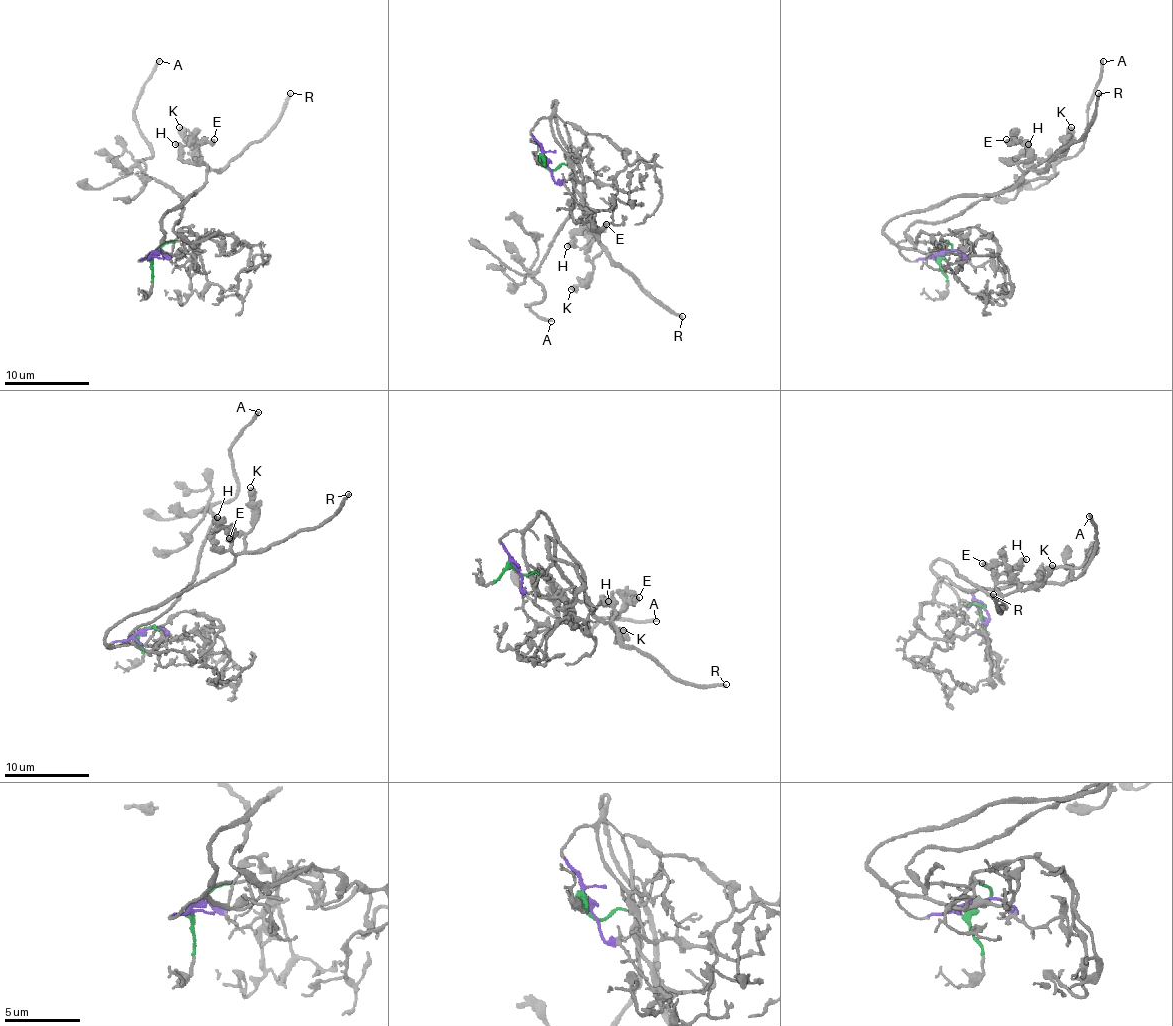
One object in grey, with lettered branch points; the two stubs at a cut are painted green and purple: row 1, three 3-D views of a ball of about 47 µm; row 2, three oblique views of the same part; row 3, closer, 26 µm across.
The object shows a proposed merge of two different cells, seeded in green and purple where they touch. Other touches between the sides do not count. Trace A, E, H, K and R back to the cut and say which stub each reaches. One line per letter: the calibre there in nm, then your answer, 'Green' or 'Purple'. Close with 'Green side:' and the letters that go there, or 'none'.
A: Thickness 240 nm. Green
E: Thickness 440 nm. Purple
H: Thickness 280 nm. Purple
K: Thickness 550 nm. Purple
R: Thickness 220 nm. Purple
Green side: A

